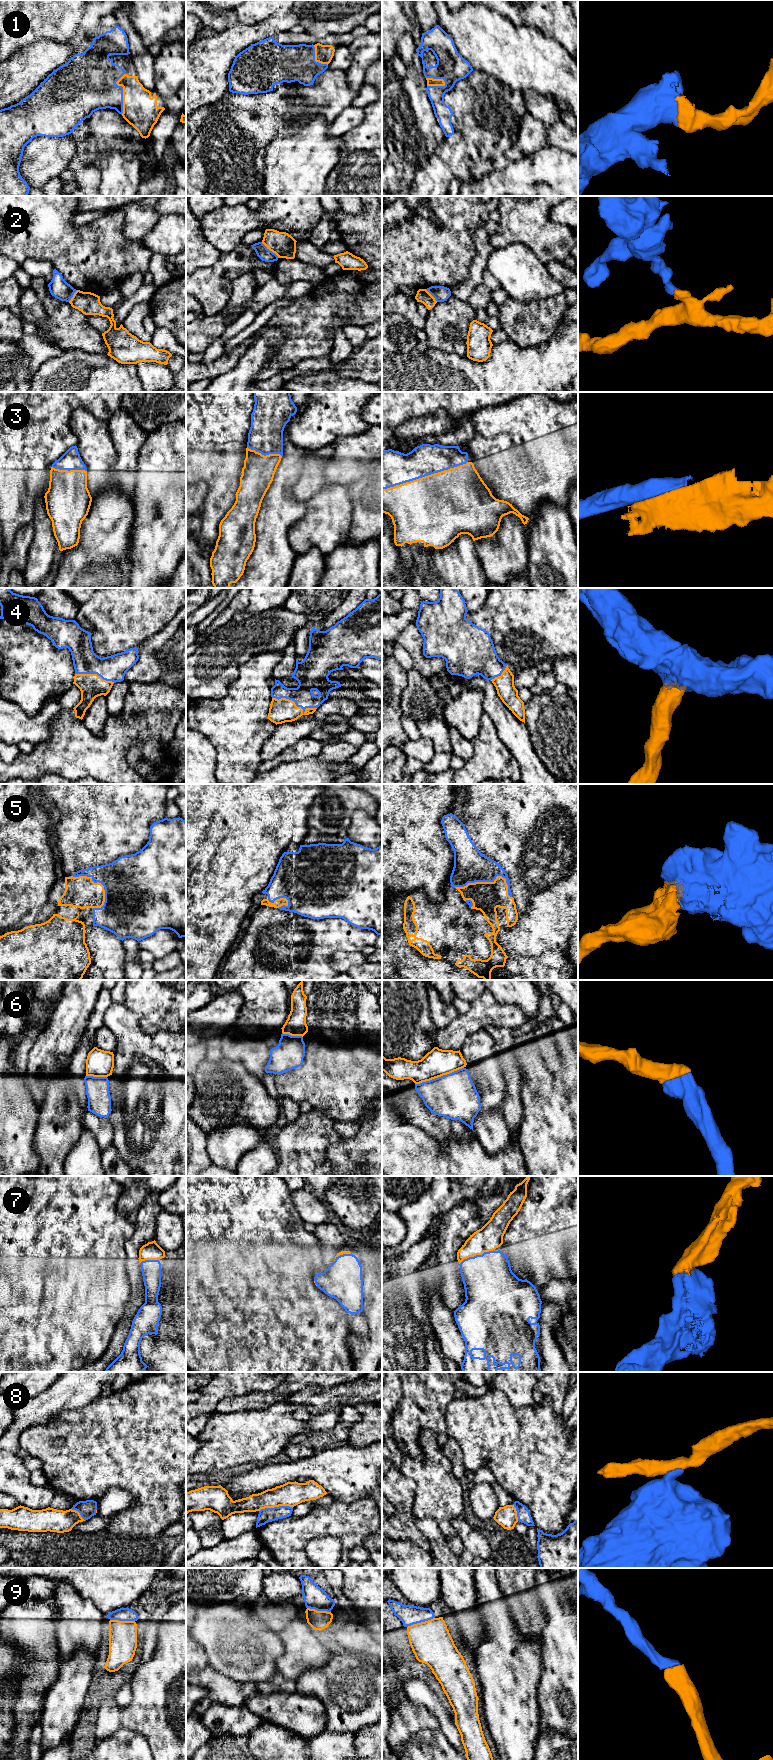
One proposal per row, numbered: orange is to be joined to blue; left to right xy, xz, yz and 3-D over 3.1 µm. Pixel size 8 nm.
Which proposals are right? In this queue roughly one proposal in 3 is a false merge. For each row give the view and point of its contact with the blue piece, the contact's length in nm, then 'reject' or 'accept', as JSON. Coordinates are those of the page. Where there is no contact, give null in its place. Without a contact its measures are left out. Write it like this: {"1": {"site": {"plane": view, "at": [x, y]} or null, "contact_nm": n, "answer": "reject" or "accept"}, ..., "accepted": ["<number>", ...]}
{"1": {"site": {"plane": "xy", "at": [122, 93]}, "contact_nm": 340, "answer": "accept"}, "2": {"site": {"plane": "xz", "at": [269, 250]}, "contact_nm": 190, "answer": "reject"}, "3": {"site": {"plane": "yz", "at": [424, 476]}, "contact_nm": 750, "answer": "accept"}, "4": {"site": {"plane": "xz", "at": [295, 703]}, "contact_nm": 380, "answer": "accept"}, "5": {"site": {"plane": "yz", "at": [489, 881]}, "contact_nm": 480, "answer": "accept"}, "6": {"site": {"plane": "yz", "at": [439, 1077]}, "contact_nm": 420, "answer": "accept"}, "7": {"site": {"plane": "yz", "at": [476, 1255]}, "contact_nm": 300, "answer": "accept"}, "8": {"site": {"plane": "xz", "at": [275, 1507]}, "contact_nm": 280, "answer": "reject"}, "9": {"site": {"plane": "yz", "at": [420, 1622]}, "contact_nm": 240, "answer": "accept"}, "accepted": ["1", "3", "4", "5", "6", "7", "9"]}

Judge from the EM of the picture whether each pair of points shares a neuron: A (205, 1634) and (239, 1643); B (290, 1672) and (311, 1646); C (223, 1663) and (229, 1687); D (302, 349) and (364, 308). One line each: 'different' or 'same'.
A: same
B: same
C: different
D: same

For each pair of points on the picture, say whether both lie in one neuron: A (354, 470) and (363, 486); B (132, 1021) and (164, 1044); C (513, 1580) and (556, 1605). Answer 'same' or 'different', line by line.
A: different
B: same
C: different

